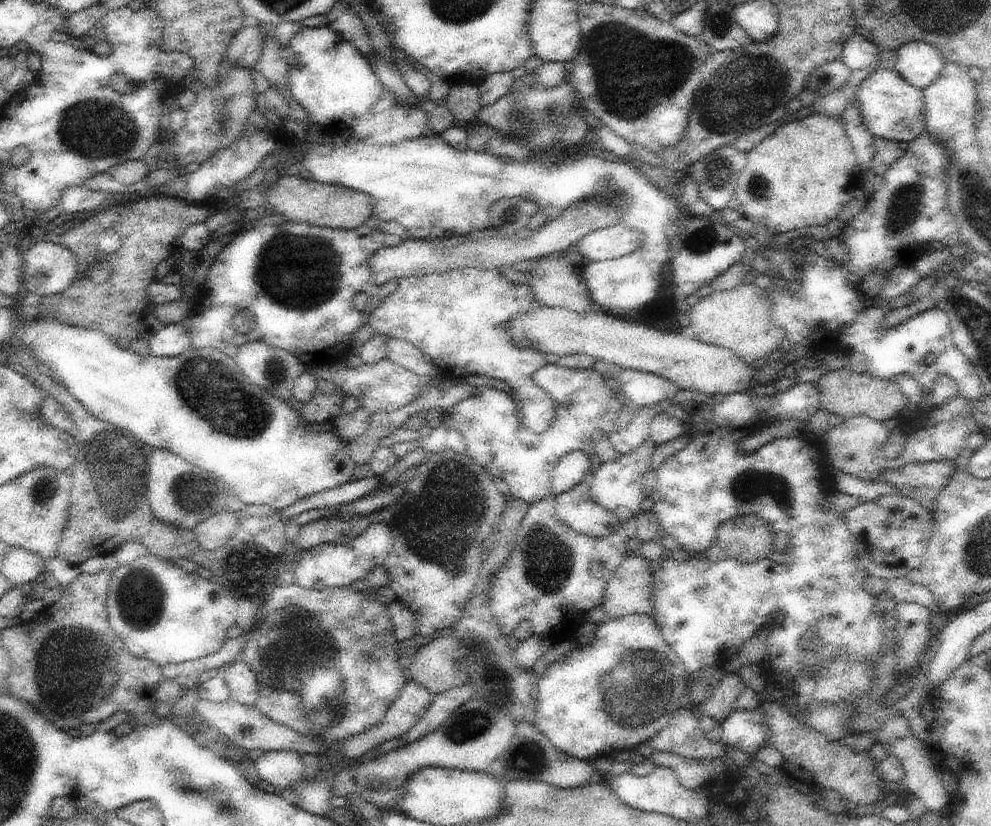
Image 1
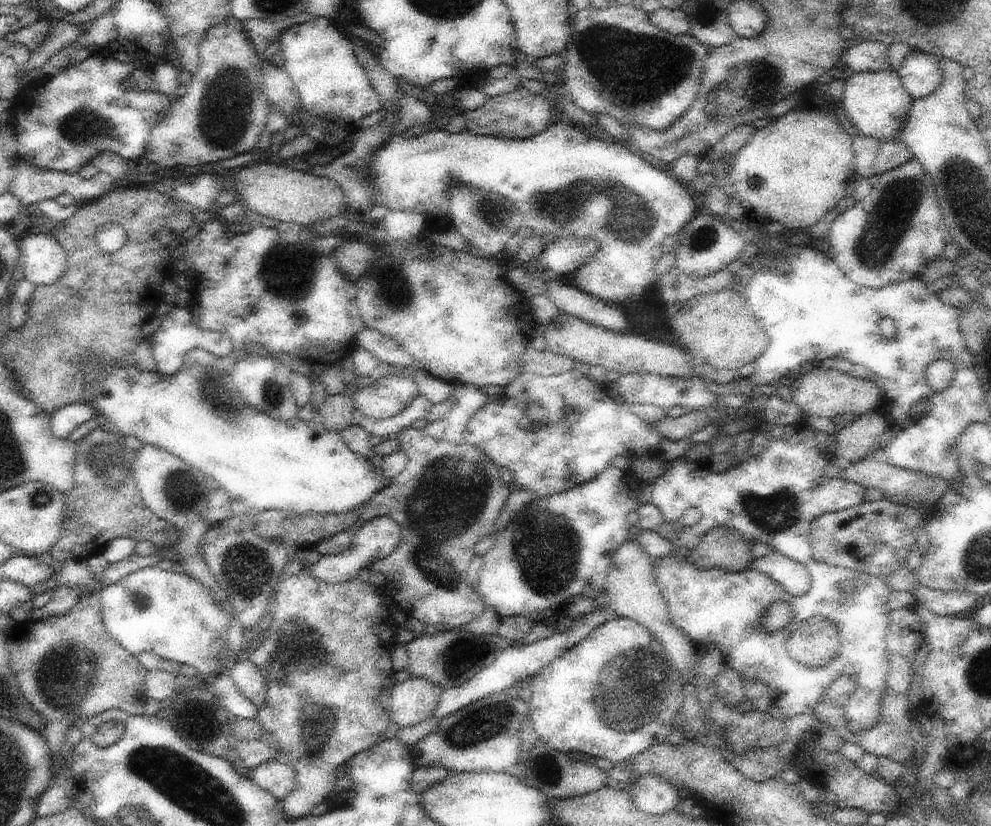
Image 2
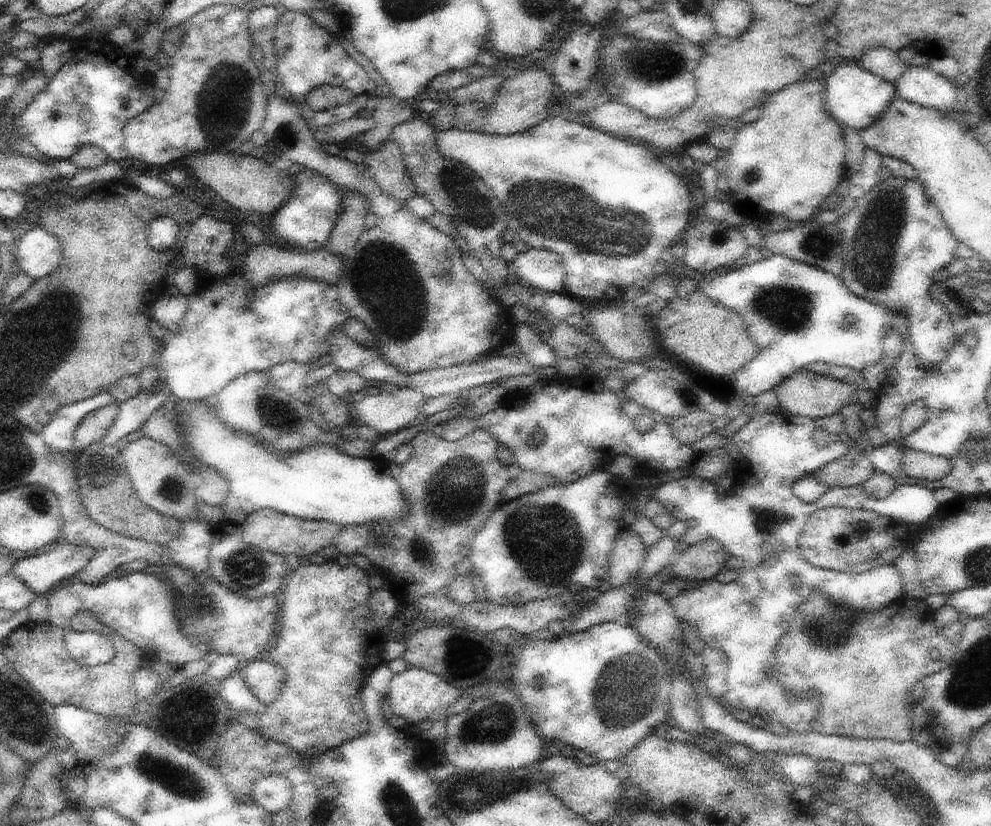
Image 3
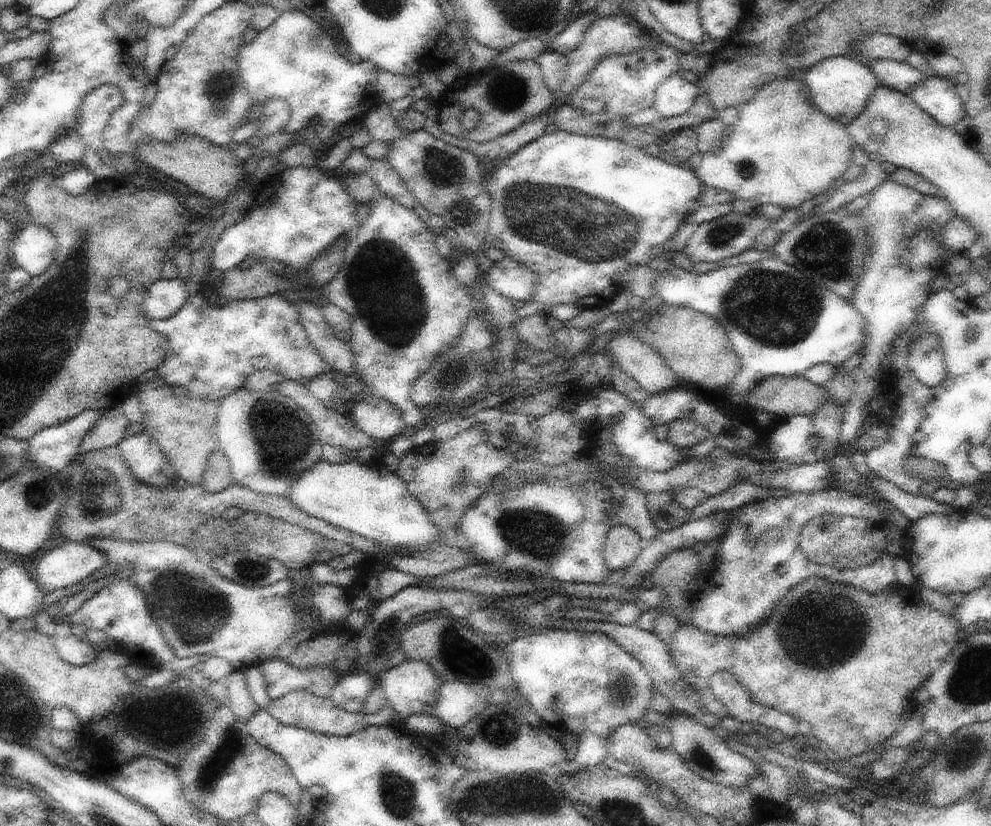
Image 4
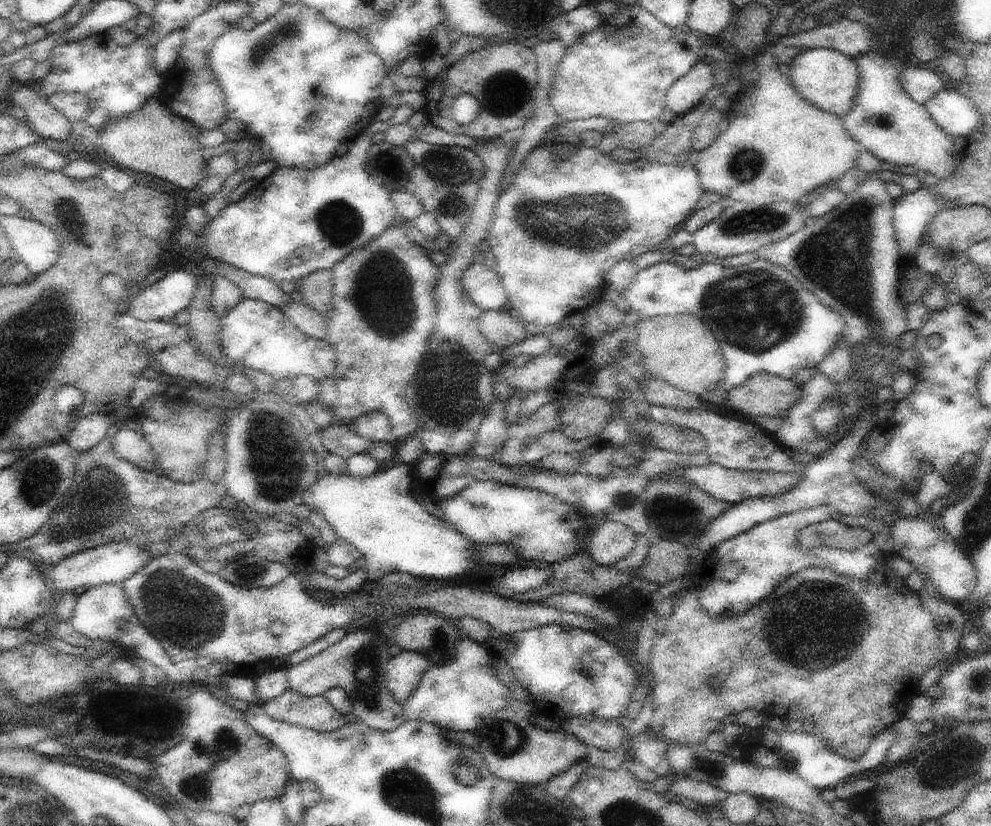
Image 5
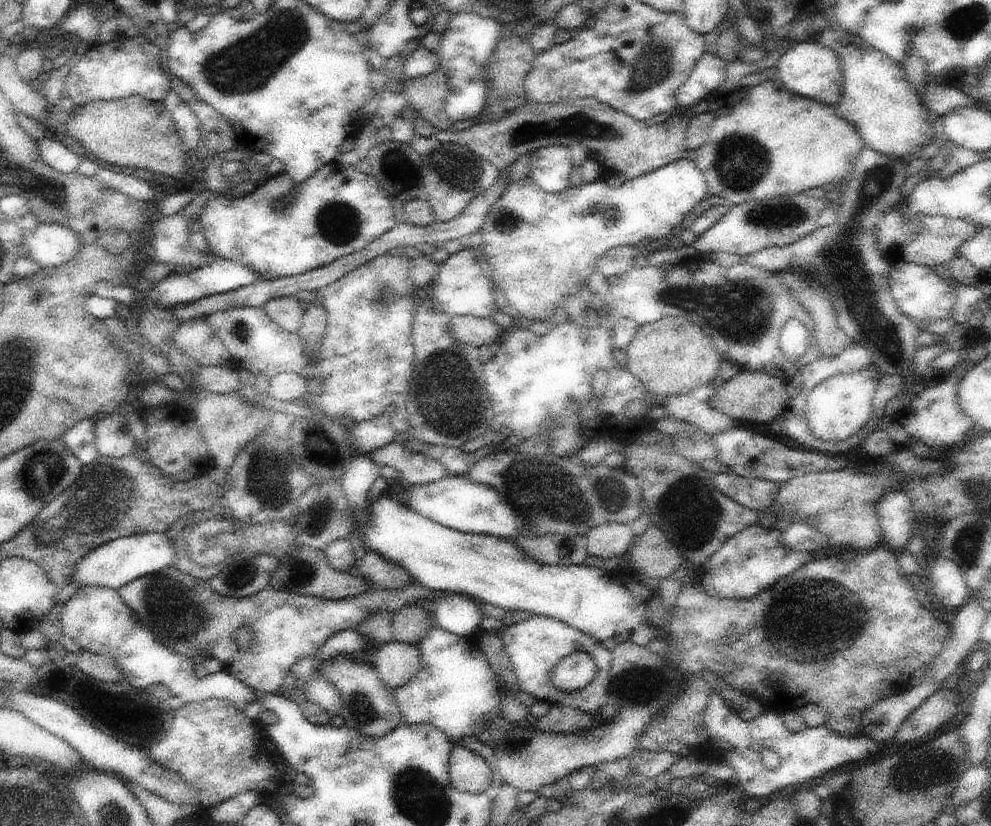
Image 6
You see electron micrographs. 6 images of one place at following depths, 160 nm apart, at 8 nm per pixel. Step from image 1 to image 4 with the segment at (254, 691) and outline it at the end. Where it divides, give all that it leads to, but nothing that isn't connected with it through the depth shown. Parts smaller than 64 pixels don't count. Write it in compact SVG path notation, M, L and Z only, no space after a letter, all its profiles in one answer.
M279 656L260 665L271 700L278 700L296 690L312 690L318 697L330 697L339 683L339 675L330 668L300 670Z

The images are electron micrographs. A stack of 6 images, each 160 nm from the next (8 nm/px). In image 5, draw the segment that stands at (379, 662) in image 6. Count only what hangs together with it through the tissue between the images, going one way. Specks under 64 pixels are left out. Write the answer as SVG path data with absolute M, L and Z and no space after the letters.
M395 649L386 668L386 685L392 696L404 704L418 688L430 662L418 652Z

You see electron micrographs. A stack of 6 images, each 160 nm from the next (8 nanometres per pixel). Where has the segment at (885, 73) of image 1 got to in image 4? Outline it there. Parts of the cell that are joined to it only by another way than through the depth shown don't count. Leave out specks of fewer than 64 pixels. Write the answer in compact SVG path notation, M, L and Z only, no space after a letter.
M848 56L824 58L806 71L804 82L812 94L812 100L826 116L838 120L843 126L850 126L852 120L866 110L870 98L878 88L878 78L869 68L868 63Z

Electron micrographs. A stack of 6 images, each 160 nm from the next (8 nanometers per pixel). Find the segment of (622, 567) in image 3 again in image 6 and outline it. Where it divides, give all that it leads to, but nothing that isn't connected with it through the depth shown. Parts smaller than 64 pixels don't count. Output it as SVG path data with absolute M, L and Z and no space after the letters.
M606 522L593 527L586 534L587 550L591 556L598 559L623 557L633 548L636 538L630 526L623 523Z

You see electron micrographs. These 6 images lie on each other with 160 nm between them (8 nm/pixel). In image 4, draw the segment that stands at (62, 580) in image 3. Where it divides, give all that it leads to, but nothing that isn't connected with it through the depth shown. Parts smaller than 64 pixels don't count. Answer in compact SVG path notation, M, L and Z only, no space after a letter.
M68 542L58 544L49 549L36 563L36 585L44 592L54 592L60 588L68 588L82 582L85 578L95 573L98 569L113 569L114 561L106 560L106 556L88 542Z

